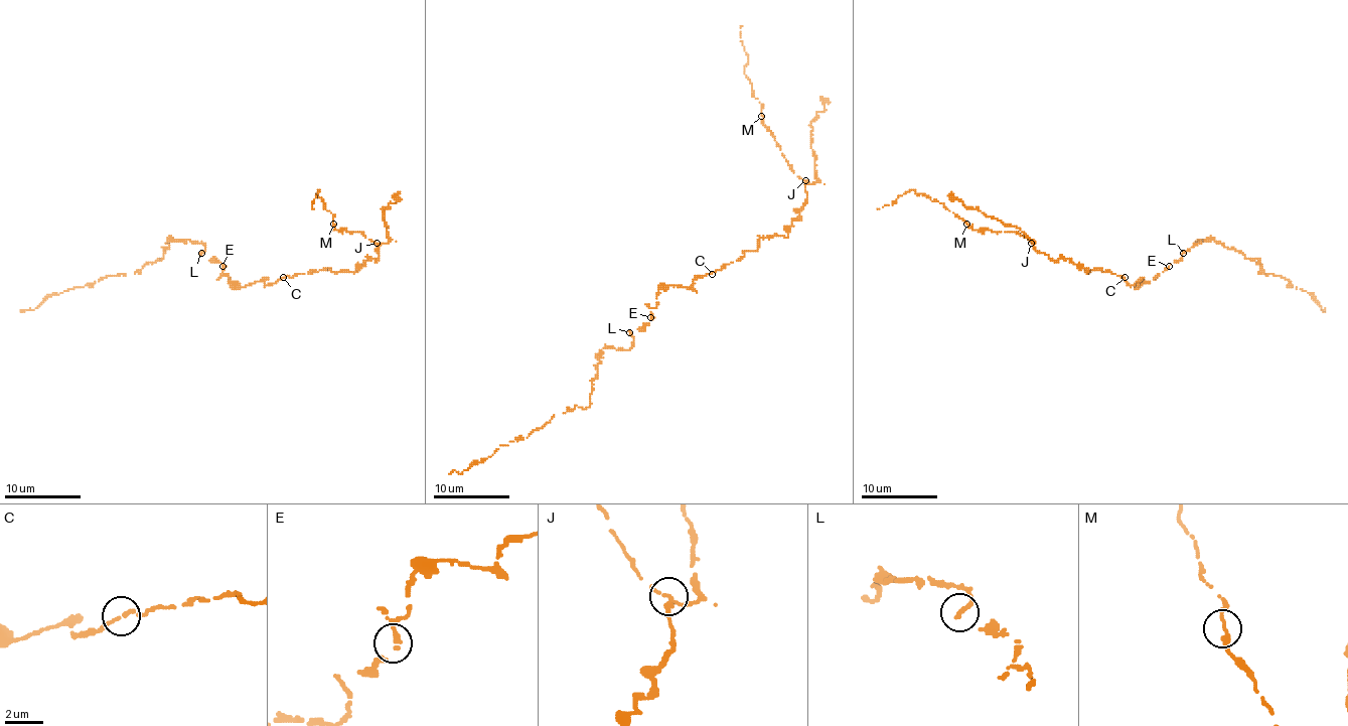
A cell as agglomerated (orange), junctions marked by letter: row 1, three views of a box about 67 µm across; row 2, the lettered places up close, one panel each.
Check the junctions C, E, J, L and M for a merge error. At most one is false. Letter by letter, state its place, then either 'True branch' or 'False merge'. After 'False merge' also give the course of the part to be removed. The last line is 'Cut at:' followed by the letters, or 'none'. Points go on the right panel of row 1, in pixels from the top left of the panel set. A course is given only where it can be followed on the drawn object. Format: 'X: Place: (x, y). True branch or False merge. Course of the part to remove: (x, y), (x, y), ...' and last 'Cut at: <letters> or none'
C: Place: (1125, 277). True branch
E: Place: (1169, 266). True branch
J: Place: (1031, 243). True branch
L: Place: (1183, 253). True branch
M: Place: (966, 224). True branch
Cut at: none

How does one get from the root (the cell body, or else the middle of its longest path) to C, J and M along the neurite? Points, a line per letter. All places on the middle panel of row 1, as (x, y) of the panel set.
C: (693, 283), (695, 279), (712, 274)
J: (693, 283), (738, 260), (746, 251), (755, 251), (761, 238), (786, 238), (807, 197), (805, 180)
M: (693, 283), (746, 251), (755, 251), (761, 238), (786, 238), (807, 197), (805, 182), (791, 170), (761, 116)

